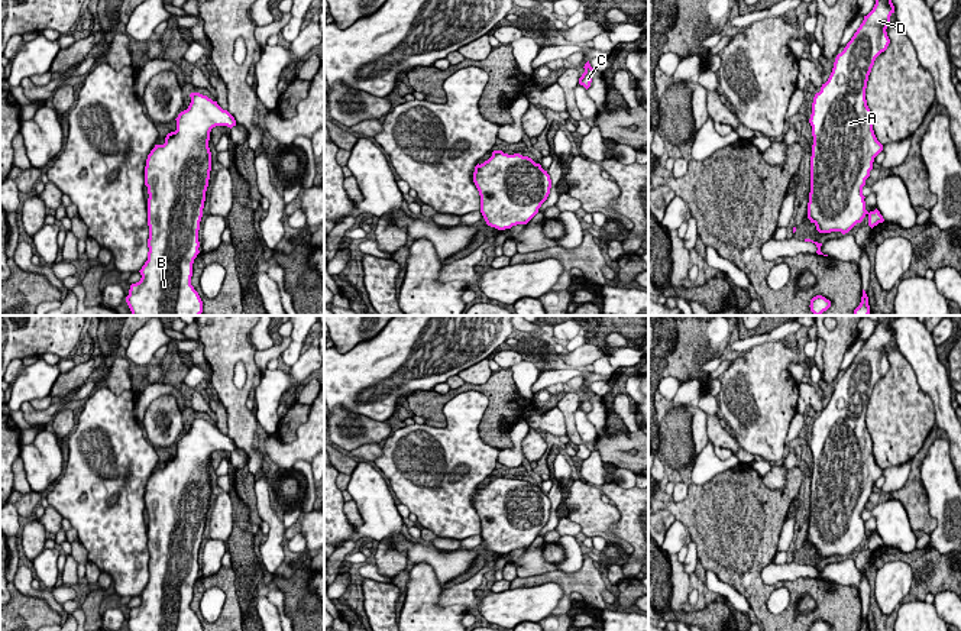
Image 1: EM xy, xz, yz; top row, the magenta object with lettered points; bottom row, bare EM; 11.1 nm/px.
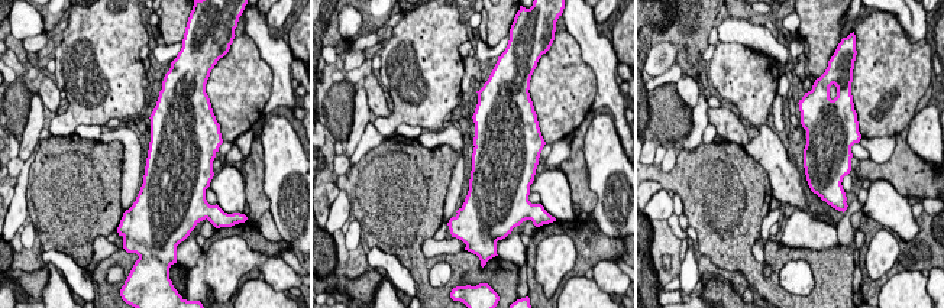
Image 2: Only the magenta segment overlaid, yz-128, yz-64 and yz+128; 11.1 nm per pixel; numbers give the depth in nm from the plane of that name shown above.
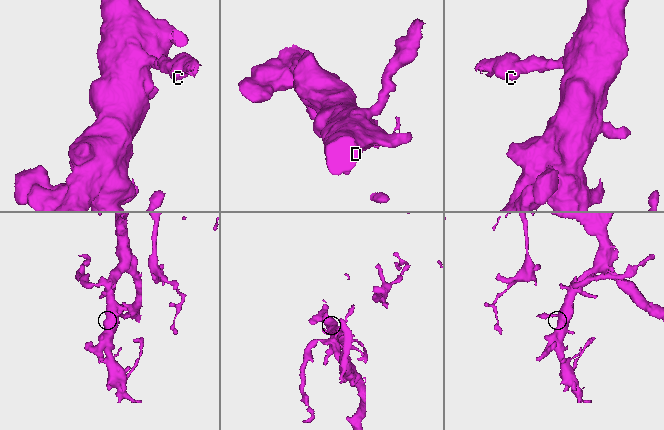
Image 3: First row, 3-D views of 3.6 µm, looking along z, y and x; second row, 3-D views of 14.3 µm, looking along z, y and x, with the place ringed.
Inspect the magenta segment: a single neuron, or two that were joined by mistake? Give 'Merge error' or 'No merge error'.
No merge error

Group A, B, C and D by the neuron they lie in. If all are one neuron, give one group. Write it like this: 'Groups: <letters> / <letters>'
Groups: A B C D

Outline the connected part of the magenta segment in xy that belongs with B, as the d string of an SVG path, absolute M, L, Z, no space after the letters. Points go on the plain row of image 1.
M191 417L190 421L188 433L175 443L177 454L166 459L164 469L155 469L146 483L149 576L139 595L140 605L130 609L126 621L129 631L203 631L191 601L200 577L198 554L211 495L210 456L216 450L232 453L236 444L207 420Z

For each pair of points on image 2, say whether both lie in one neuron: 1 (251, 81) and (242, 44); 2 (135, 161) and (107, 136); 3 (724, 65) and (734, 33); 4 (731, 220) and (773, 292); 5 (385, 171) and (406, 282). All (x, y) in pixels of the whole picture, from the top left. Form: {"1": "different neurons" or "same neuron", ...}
{"1": "same neuron", "2": "same neuron", "3": "different neurons", "4": "same neuron", "5": "different neurons"}

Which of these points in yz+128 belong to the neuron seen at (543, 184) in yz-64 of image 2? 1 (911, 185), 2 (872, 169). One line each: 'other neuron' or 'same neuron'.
1: other neuron
2: other neuron

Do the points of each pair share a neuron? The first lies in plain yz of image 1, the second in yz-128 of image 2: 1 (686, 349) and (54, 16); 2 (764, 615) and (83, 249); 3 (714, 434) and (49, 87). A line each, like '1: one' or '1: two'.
1: one
2: one
3: one

